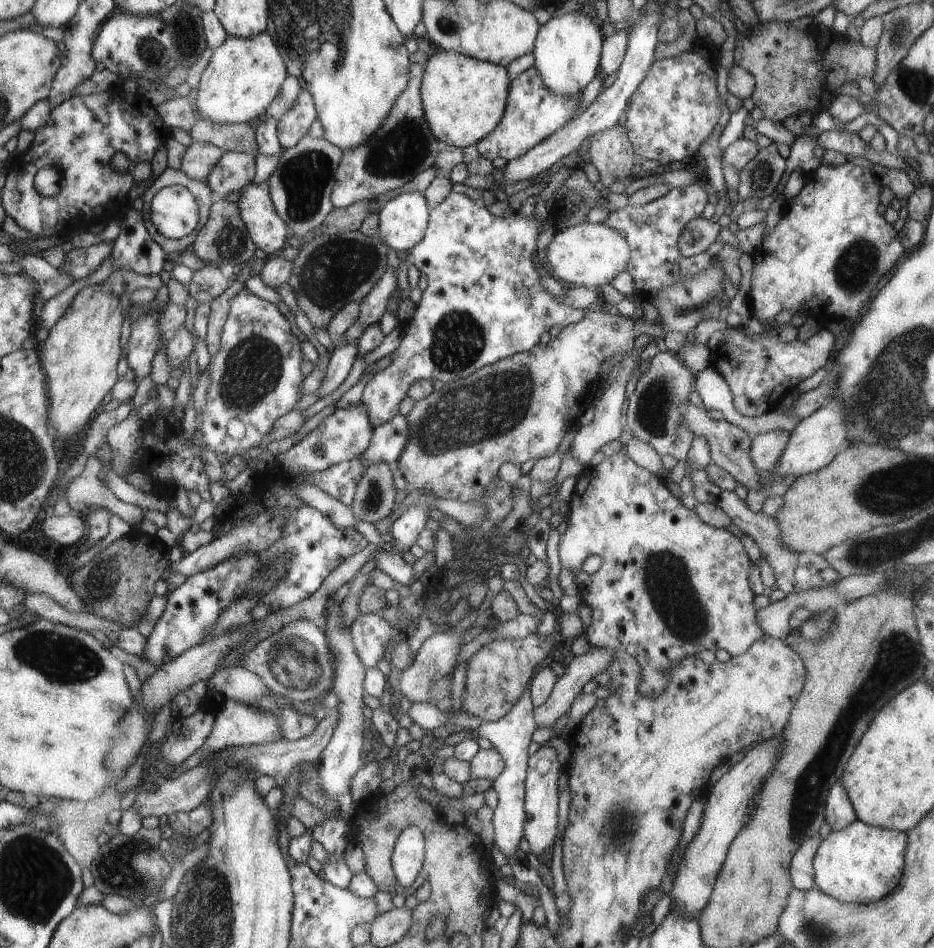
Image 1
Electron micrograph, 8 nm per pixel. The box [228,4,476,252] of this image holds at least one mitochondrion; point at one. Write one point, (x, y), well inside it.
(402, 149)

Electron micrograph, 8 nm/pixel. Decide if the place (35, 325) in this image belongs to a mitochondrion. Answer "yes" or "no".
no

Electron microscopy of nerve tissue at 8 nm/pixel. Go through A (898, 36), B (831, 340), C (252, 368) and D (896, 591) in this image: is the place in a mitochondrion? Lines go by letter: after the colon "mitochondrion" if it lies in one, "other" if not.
A: mitochondrion
B: other
C: mitochondrion
D: other

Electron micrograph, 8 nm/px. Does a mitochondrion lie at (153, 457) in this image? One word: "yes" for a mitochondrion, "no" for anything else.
no

